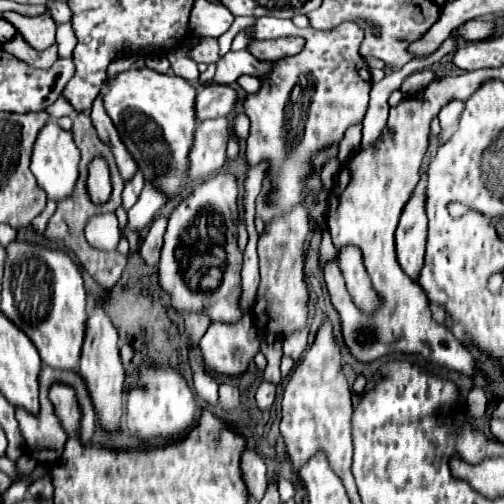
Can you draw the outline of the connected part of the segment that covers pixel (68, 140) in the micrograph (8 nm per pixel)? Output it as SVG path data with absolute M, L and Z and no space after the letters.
M50 121L38 135L32 151L32 163L30 169L38 181L38 185L46 191L48 199L60 201L72 195L72 187L78 181L78 163L80 163L80 149L76 147L72 133L64 131L58 123Z

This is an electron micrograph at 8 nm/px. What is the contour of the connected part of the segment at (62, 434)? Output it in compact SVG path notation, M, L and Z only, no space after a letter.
M42 367L40 373L40 415L28 415L24 409L16 409L16 419L20 423L20 431L26 439L28 453L34 455L40 463L54 463L60 459L64 445L68 441L68 433L60 427L60 419L56 419L56 411L48 399L48 391L58 377L78 377L76 371L56 371L52 367Z

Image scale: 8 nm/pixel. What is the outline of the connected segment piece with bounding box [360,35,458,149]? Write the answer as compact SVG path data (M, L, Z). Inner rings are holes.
M450 35L450 37L446 39L446 43L444 43L434 55L430 55L428 59L424 59L424 61L410 61L410 63L404 65L402 71L392 73L392 75L386 75L380 83L374 83L374 85L372 85L372 91L370 91L370 107L368 107L368 113L366 113L364 121L362 121L364 127L362 127L362 143L360 143L360 149L370 147L370 145L380 137L382 127L386 125L388 109L390 109L390 105L388 105L390 93L392 93L392 91L398 91L400 85L402 85L402 81L404 81L410 73L420 71L420 69L426 69L428 65L440 61L446 53L452 53L452 51L456 49L456 43L458 43L458 41Z

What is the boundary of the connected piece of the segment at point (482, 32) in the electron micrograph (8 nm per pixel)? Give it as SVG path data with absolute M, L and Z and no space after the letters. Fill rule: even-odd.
M472 19L472 21L466 21L464 25L460 25L454 35L458 35L460 41L482 41L486 39L488 35L492 35L494 31L494 23L486 21L486 19Z

